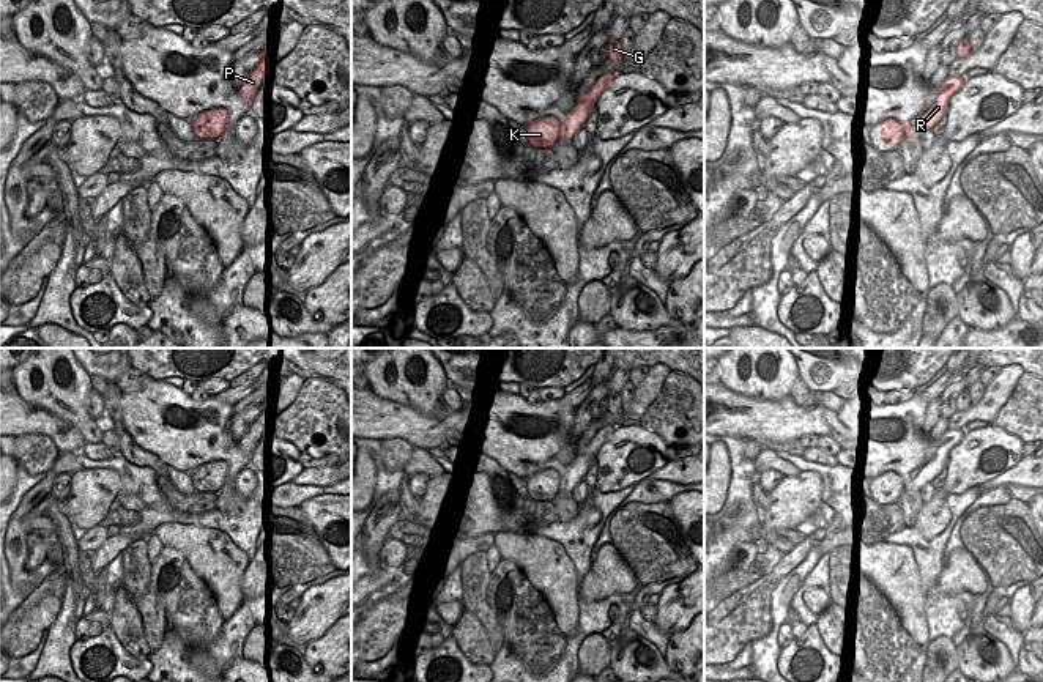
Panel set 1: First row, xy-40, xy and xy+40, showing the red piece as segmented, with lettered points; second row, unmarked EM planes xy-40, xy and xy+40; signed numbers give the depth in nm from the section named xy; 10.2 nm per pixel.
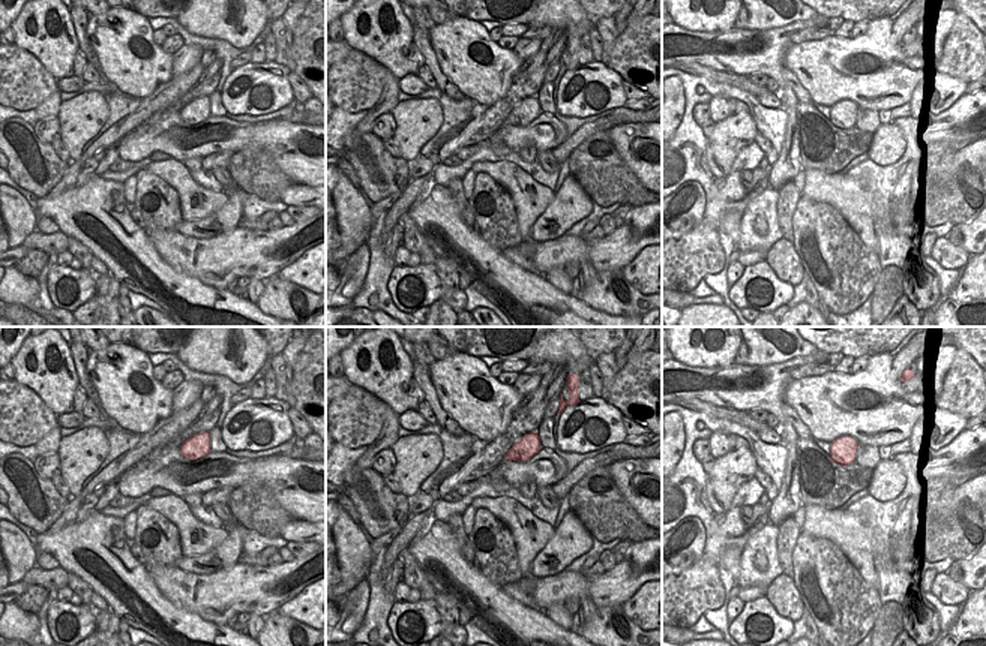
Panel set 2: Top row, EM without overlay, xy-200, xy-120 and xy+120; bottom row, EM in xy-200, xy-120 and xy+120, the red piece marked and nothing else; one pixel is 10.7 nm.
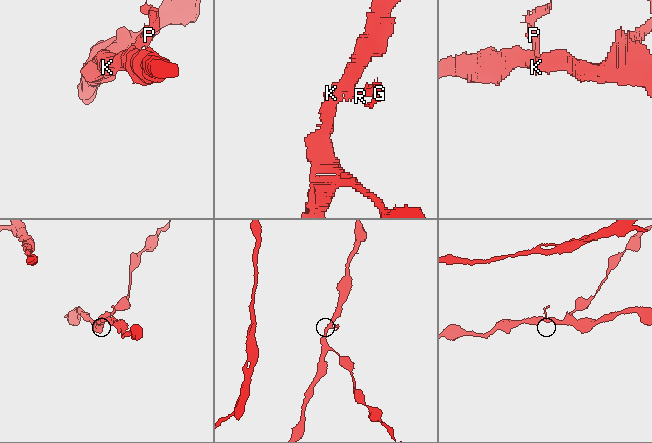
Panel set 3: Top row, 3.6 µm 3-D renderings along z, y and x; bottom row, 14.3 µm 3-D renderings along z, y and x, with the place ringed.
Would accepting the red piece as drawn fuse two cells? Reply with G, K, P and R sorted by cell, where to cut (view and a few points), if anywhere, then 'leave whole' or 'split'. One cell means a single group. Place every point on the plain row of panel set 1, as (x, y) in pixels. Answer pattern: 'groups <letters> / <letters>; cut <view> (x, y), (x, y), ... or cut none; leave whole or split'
groups G K P R; cut none; leave whole

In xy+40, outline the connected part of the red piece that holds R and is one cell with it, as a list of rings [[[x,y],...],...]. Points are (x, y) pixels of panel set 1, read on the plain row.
[[[964,428],[947,430],[936,446],[936,454],[922,468],[909,473],[885,471],[881,474],[881,491],[887,498],[900,498],[908,490],[920,490],[926,484],[931,484],[944,469],[947,454],[964,439]]]

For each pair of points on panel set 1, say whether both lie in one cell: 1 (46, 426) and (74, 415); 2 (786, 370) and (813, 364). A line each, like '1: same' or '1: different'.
1: different
2: different

